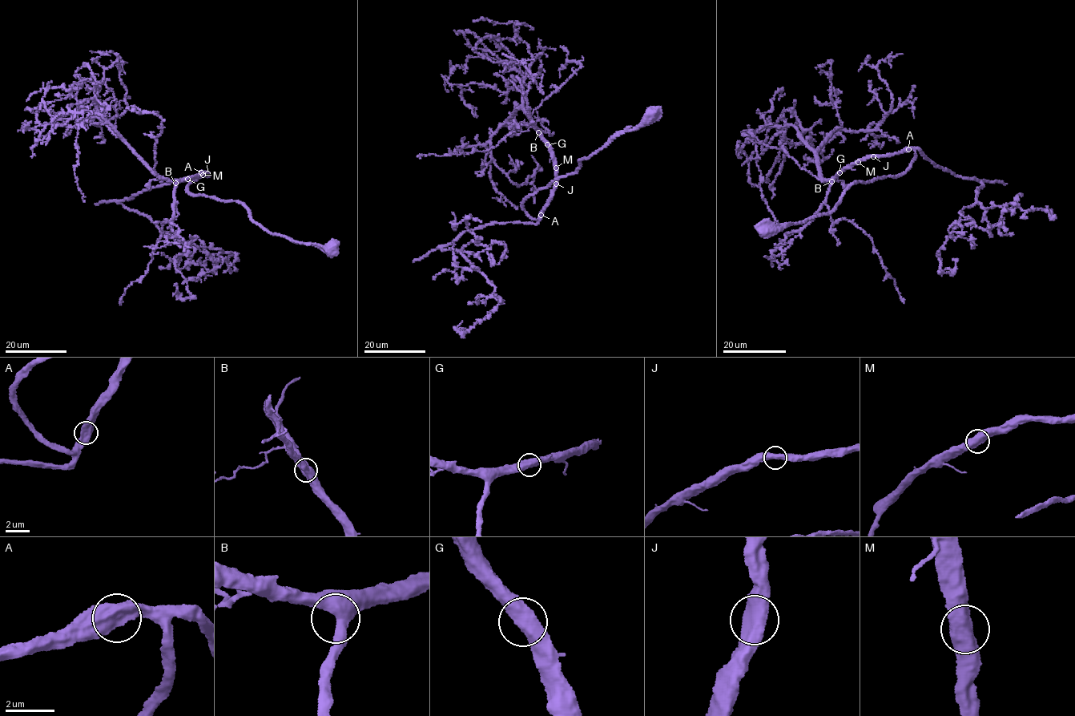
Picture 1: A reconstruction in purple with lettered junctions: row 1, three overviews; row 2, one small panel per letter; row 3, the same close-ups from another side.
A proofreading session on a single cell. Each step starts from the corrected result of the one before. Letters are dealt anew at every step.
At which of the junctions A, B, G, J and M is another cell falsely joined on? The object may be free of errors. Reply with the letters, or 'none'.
none

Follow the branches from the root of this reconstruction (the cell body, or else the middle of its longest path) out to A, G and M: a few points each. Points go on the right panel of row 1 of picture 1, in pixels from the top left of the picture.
A: (766, 229), (831, 212), (851, 184), (897, 176), (913, 161), (915, 152), (908, 149)
G: (766, 229), (831, 212), (849, 185), (897, 176), (907, 170), (915, 152), (904, 149), (871, 155), (839, 172)
M: (766, 229), (831, 212), (849, 185), (897, 176), (907, 170), (915, 152), (904, 149), (858, 162)

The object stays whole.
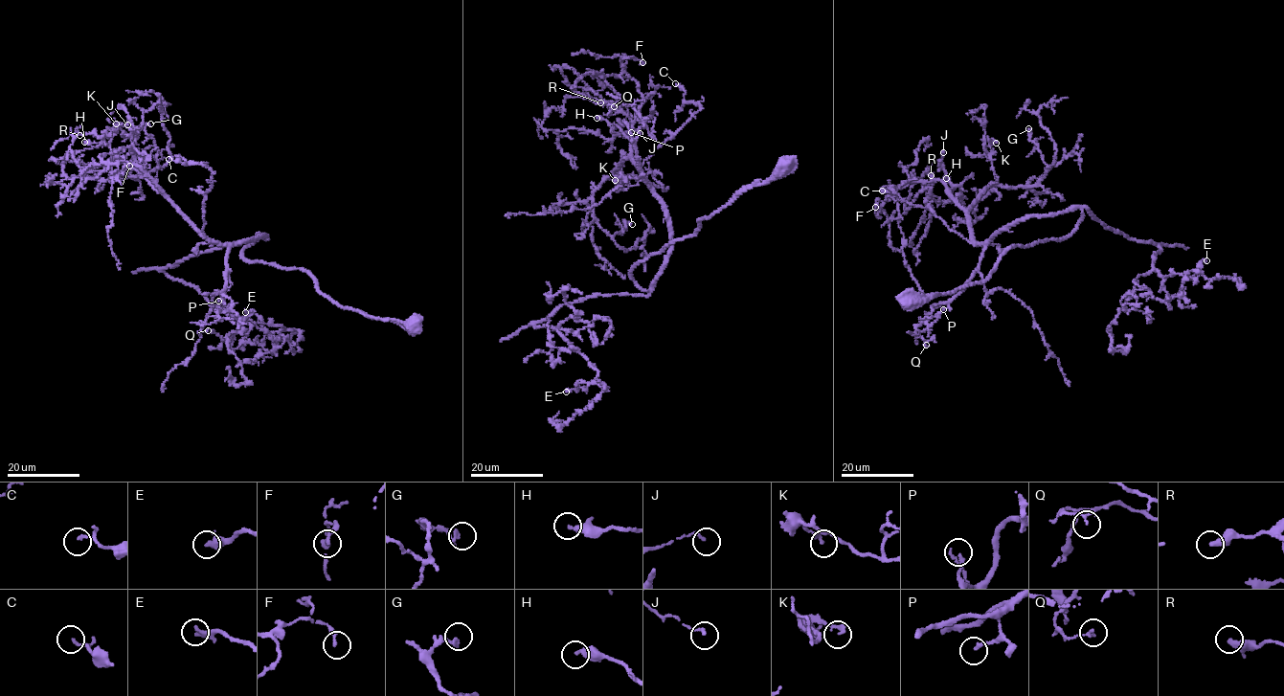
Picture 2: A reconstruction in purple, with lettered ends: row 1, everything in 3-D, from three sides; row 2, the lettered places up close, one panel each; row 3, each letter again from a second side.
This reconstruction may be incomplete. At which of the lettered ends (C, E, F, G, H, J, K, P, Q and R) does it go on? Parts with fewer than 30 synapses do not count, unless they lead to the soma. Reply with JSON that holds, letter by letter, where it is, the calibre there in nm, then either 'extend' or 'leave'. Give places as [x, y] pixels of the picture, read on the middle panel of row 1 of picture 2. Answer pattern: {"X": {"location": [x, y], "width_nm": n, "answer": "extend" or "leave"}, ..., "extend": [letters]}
{"C": {"location": [675, 83], "width_nm": 100, "answer": "leave"}, "E": {"location": [566, 392], "width_nm": 200, "answer": "leave"}, "F": {"location": [642, 62], "width_nm": 190, "answer": "leave"}, "G": {"location": [632, 224], "width_nm": 180, "answer": "leave"}, "H": {"location": [596, 118], "width_nm": 280, "answer": "leave"}, "J": {"location": [640, 133], "width_nm": 150, "answer": "leave"}, "K": {"location": [615, 180], "width_nm": 200, "answer": "leave"}, "P": {"location": [631, 132], "width_nm": 190, "answer": "leave"}, "Q": {"location": [614, 106], "width_nm": 160, "answer": "leave"}, "R": {"location": [600, 102], "width_nm": 280, "answer": "leave"}, "extend": []}

